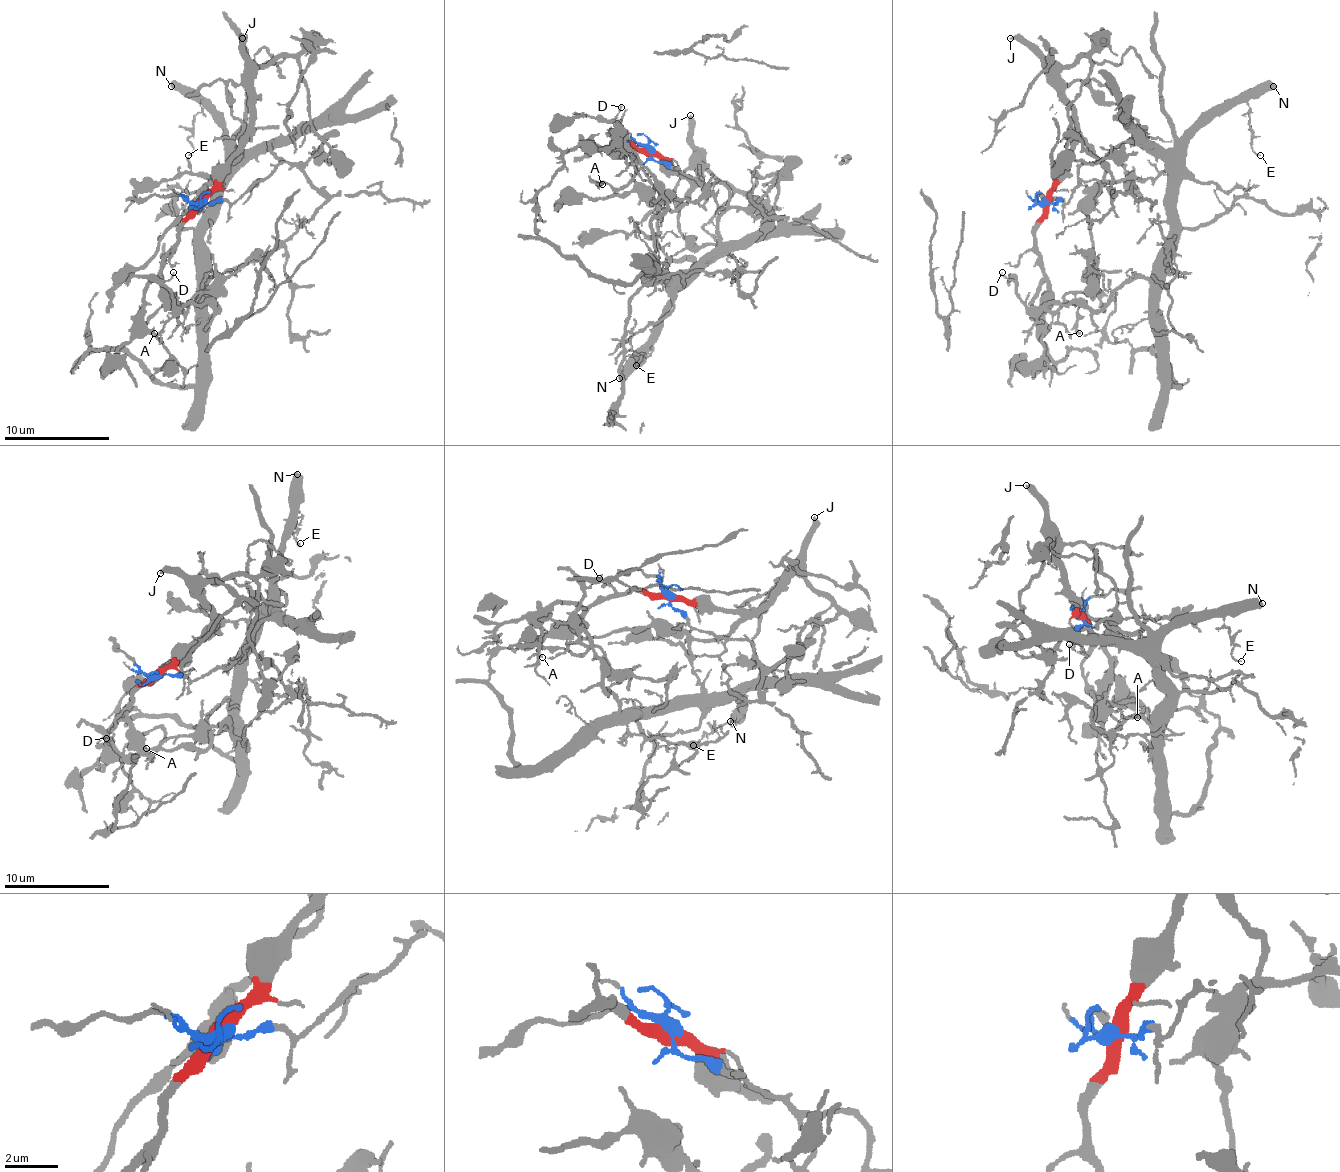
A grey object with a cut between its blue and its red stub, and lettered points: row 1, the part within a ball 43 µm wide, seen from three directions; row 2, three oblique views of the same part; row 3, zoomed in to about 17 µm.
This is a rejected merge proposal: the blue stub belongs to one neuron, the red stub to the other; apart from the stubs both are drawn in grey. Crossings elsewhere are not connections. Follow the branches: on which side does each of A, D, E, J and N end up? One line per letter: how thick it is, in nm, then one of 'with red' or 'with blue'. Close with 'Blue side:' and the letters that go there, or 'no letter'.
A: 100 nm | with red
D: 90 nm | with blue
E: 110 nm | with blue
J: 360 nm | with red
N: 500 nm | with blue
Blue side: D, E, N

